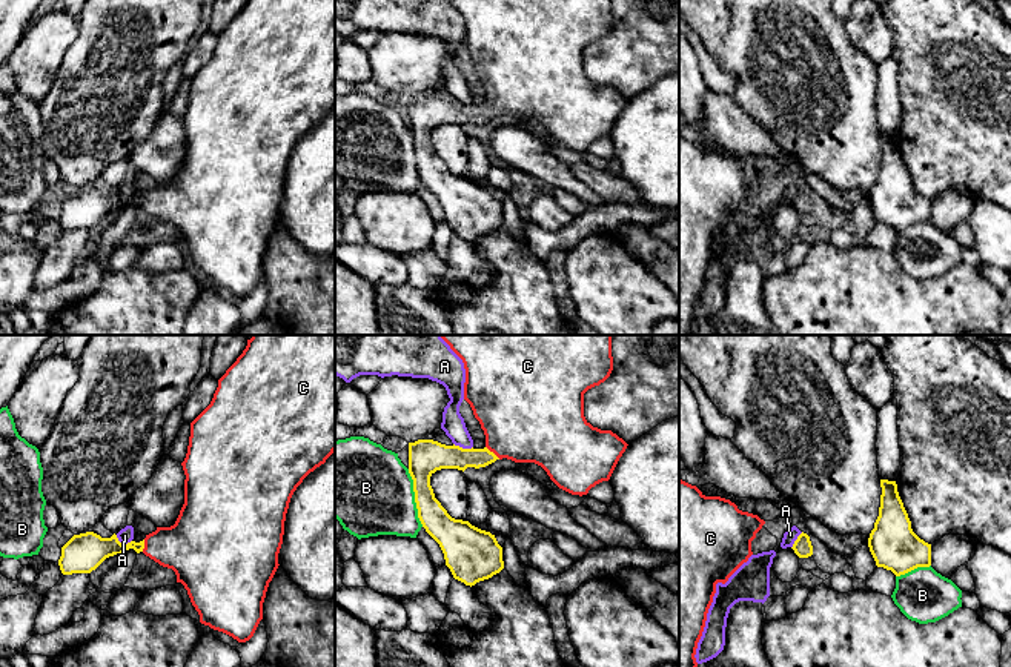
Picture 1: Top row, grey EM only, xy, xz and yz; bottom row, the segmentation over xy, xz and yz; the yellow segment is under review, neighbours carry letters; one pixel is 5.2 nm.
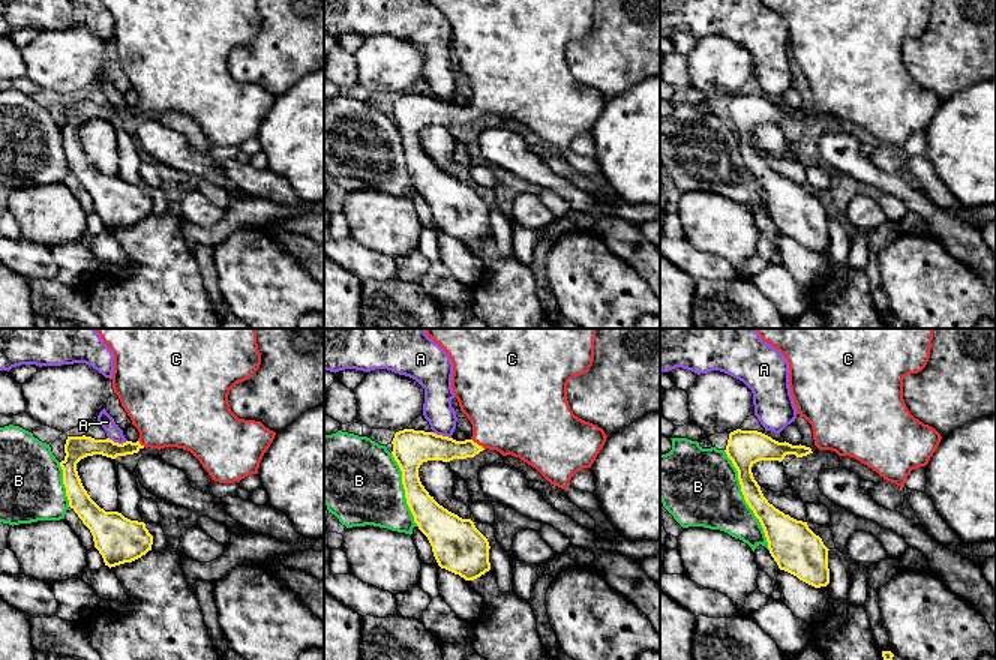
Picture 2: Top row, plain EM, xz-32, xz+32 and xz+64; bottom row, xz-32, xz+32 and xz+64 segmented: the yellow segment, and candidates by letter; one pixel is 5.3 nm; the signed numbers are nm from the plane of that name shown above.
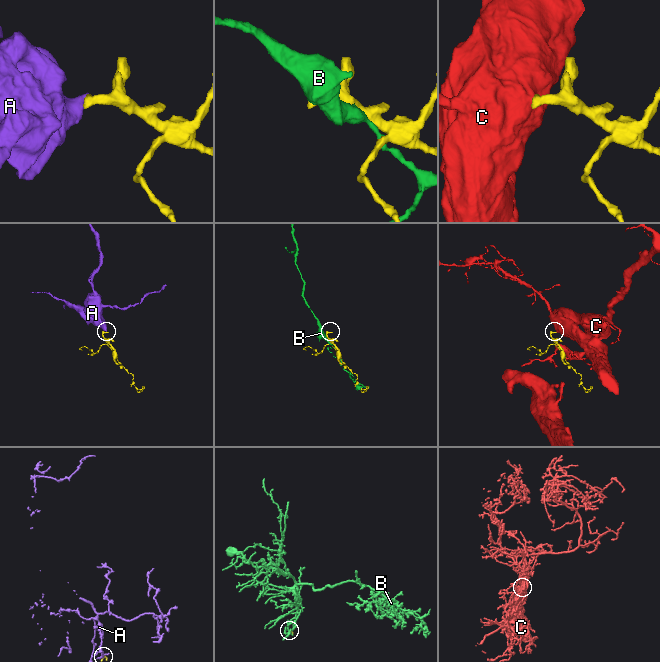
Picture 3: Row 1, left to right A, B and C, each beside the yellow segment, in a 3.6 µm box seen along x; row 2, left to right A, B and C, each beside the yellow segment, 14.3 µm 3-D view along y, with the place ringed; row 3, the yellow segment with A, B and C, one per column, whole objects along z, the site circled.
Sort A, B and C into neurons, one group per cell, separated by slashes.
A / B / C

